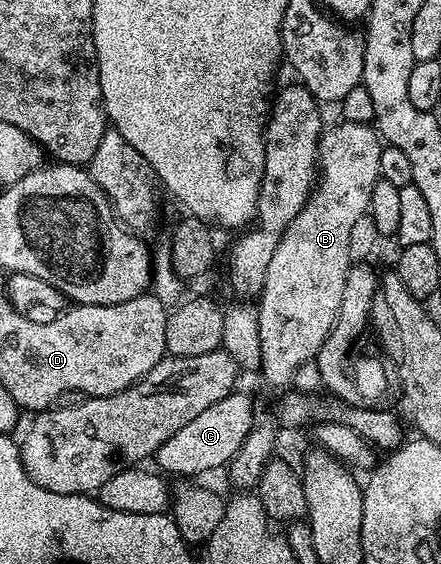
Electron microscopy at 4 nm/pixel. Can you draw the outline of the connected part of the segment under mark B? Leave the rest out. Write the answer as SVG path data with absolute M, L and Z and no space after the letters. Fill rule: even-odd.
M338 121L335 127L327 126L318 140L318 171L316 186L310 192L310 199L296 213L296 217L286 226L278 238L272 261L264 277L264 285L256 299L259 321L260 374L270 387L286 389L293 384L294 374L300 365L311 362L329 337L334 322L338 320L338 310L344 297L344 285L352 266L348 253L348 240L354 222L364 217L370 210L372 185L380 178L380 153L384 143L377 130L370 123L349 123Z

